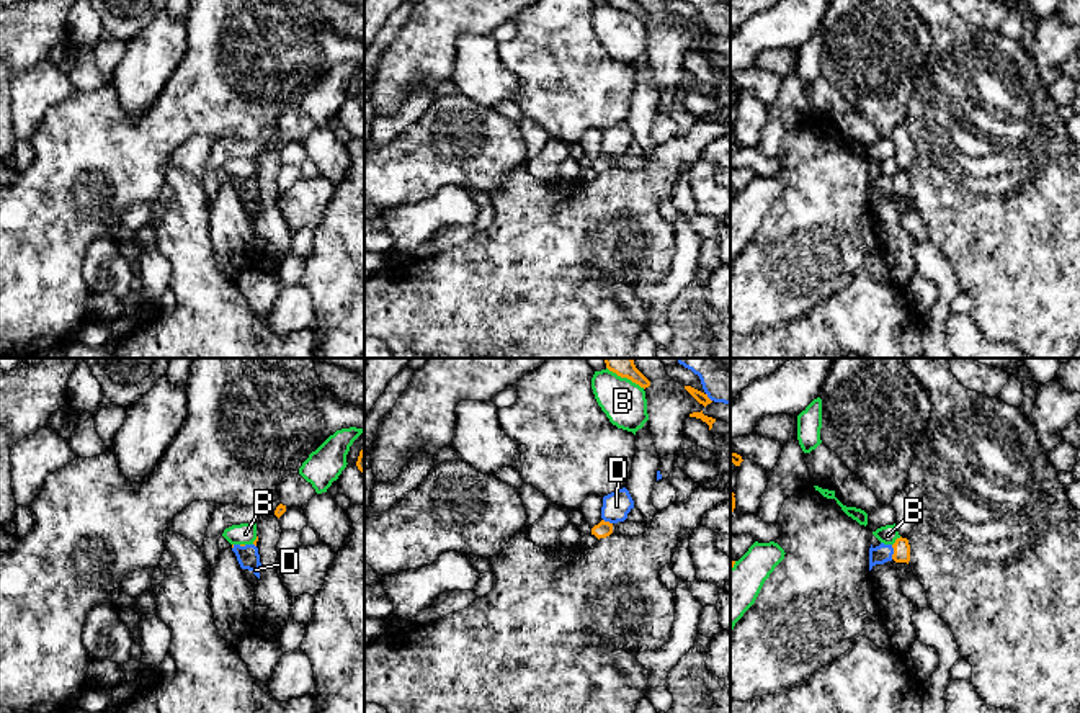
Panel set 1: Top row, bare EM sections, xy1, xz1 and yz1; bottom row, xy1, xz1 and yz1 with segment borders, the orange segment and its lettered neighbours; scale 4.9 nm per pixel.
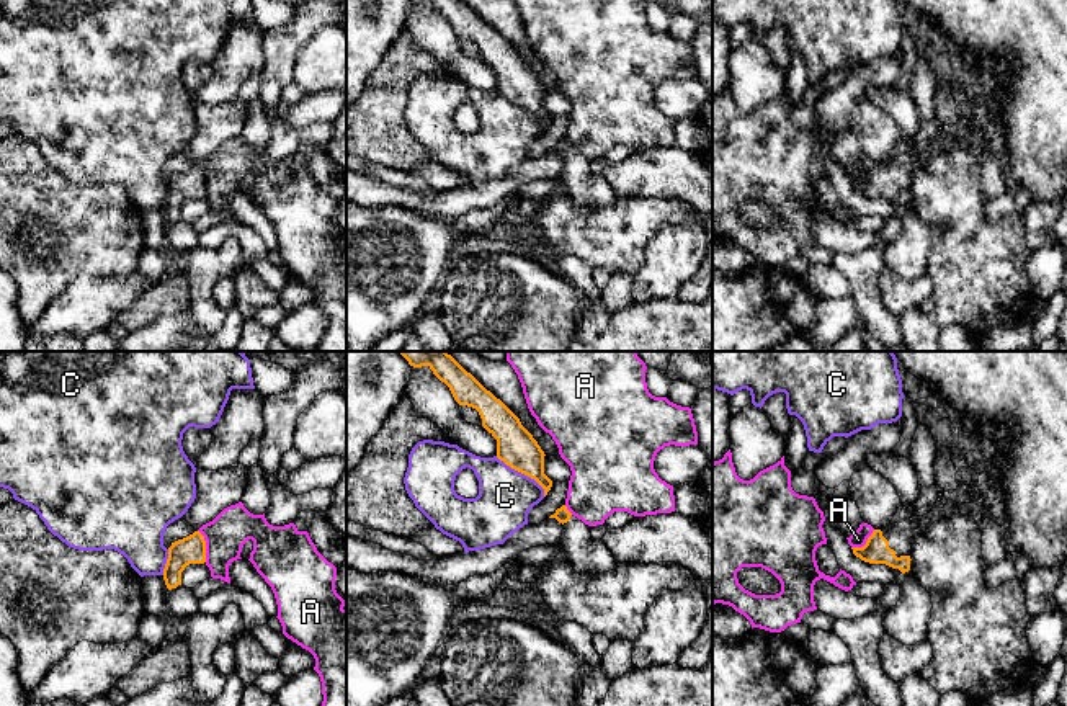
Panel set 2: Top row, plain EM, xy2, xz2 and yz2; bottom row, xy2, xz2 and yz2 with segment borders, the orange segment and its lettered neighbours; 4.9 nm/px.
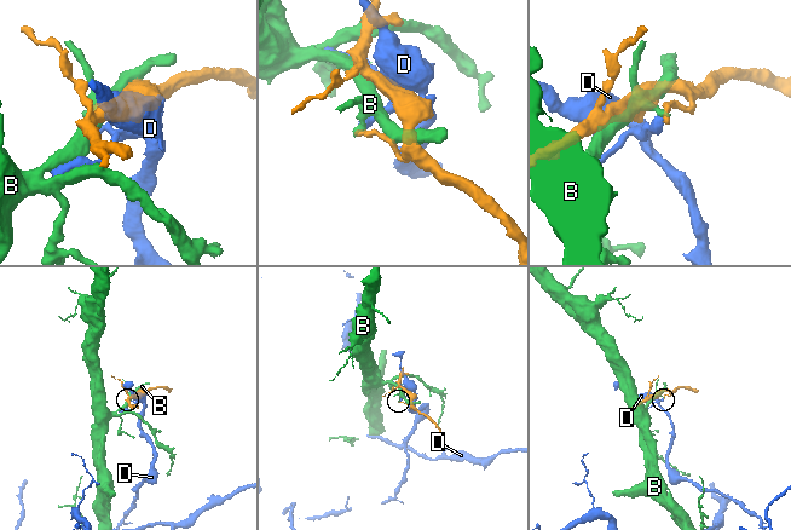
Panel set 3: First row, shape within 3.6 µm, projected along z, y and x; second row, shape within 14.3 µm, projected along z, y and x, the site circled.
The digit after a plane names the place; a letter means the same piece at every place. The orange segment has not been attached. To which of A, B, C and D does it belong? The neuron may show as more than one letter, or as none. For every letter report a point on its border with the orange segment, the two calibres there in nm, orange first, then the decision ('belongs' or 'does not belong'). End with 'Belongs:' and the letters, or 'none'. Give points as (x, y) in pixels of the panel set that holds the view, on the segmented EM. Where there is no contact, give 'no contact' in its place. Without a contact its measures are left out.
A: contact xy2 (205, 546); calibres 140 and 200 nm; does not belong
B: contact yz1 (896, 540); calibres 80 and 90 nm; does not belong
C: contact xz2 (523, 473); calibres 190 and 280 nm; does not belong
D: contact yz1 (894, 551); calibres 80 and 90 nm; does not belong
Belongs: none

